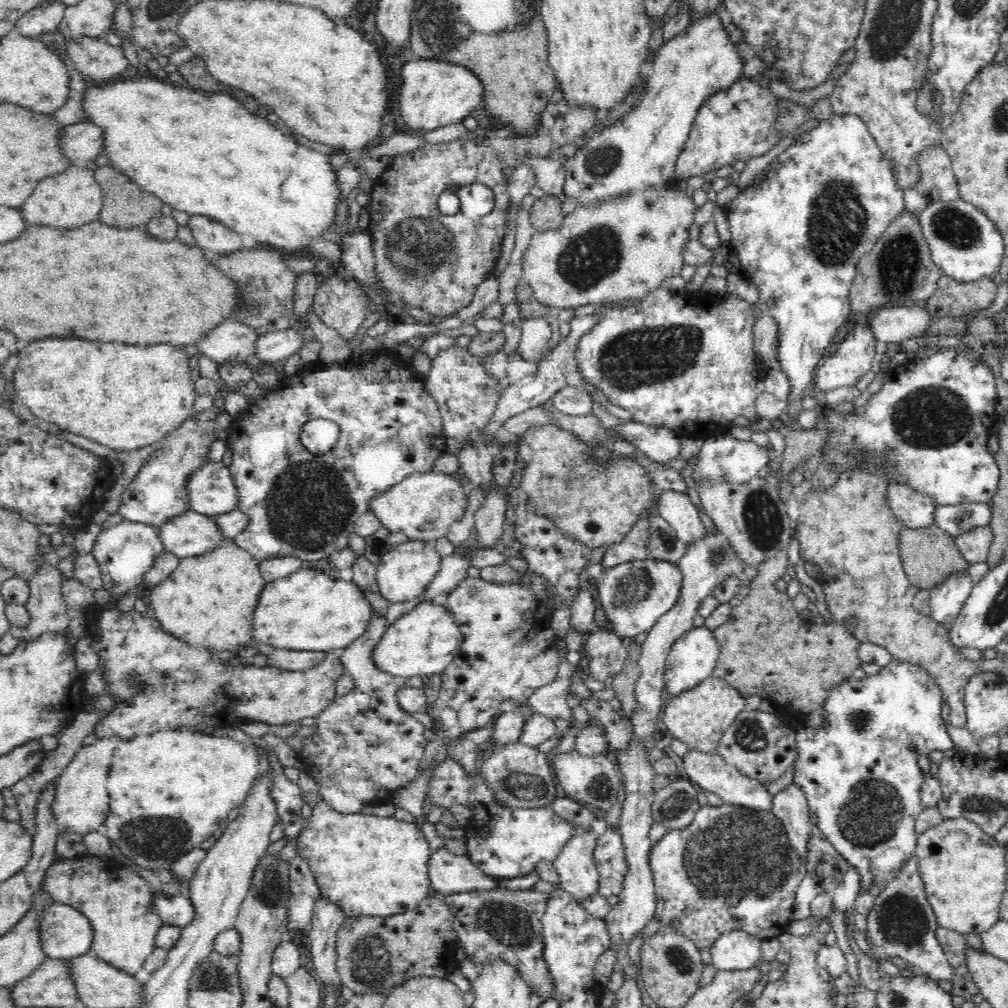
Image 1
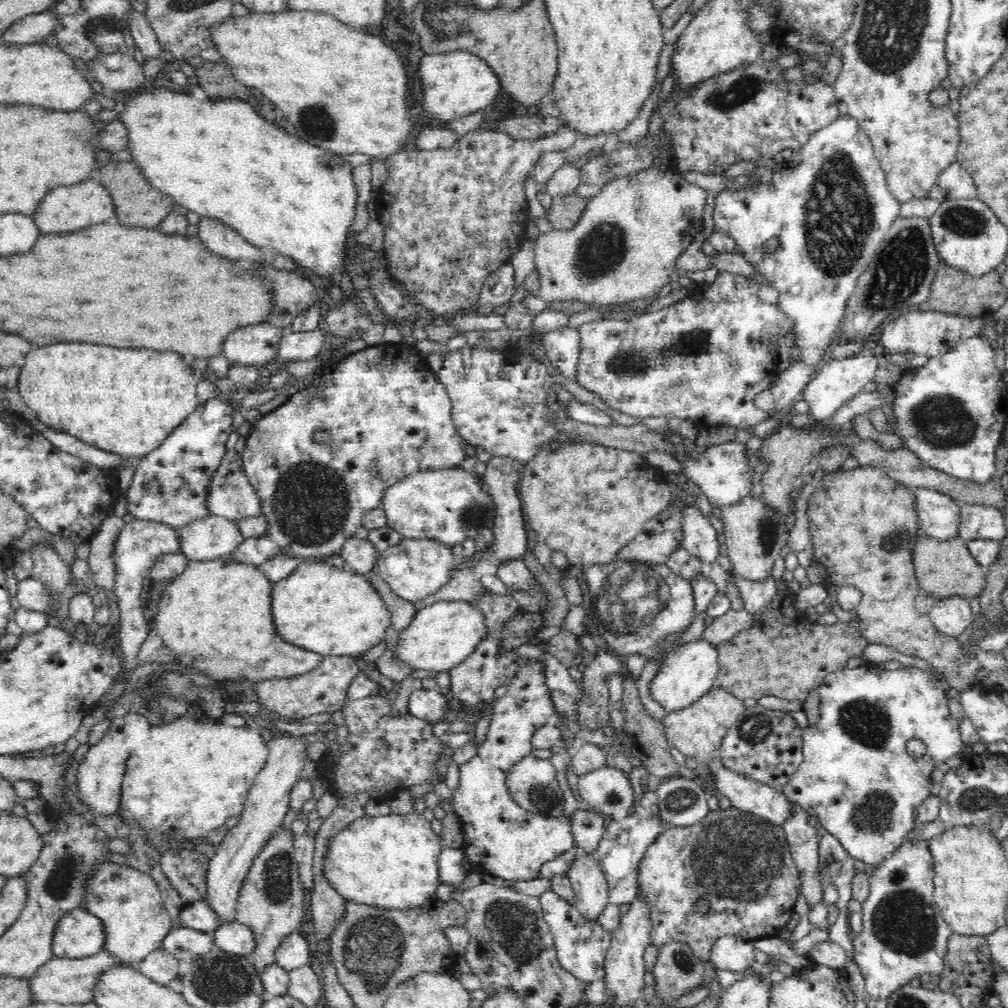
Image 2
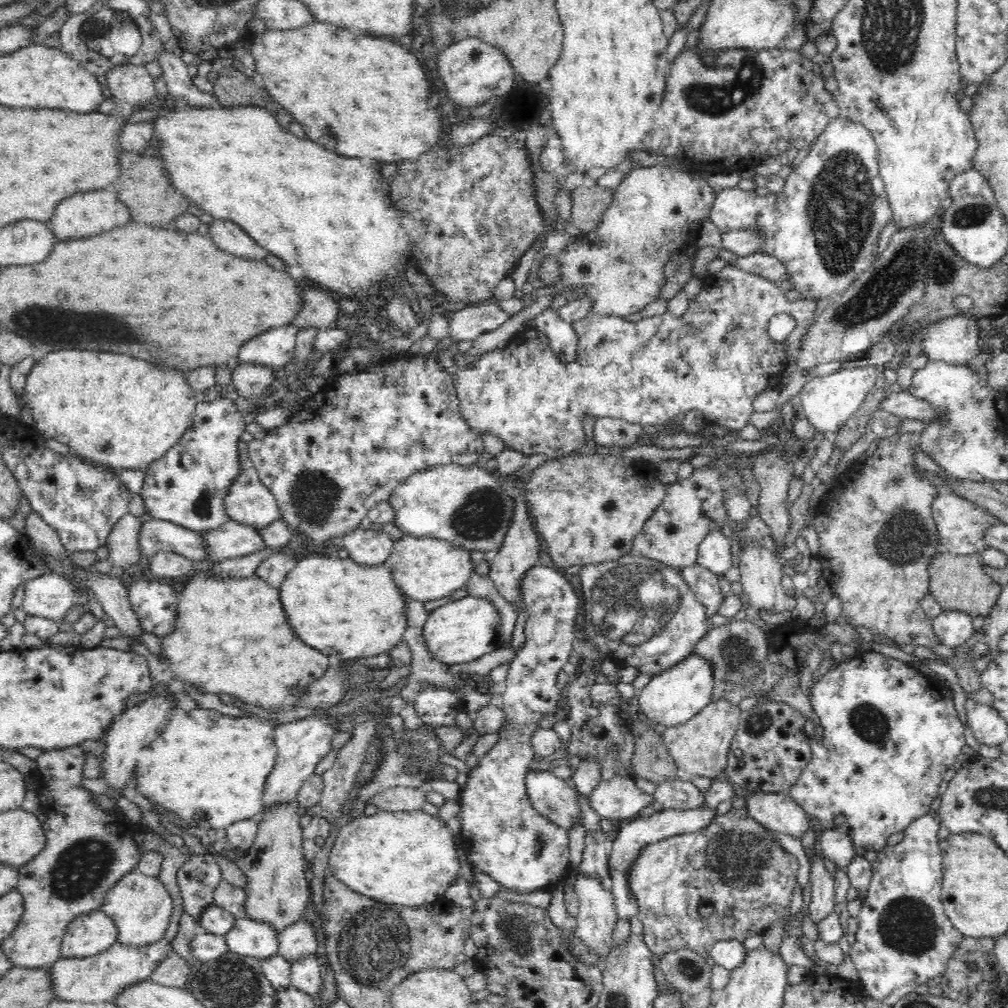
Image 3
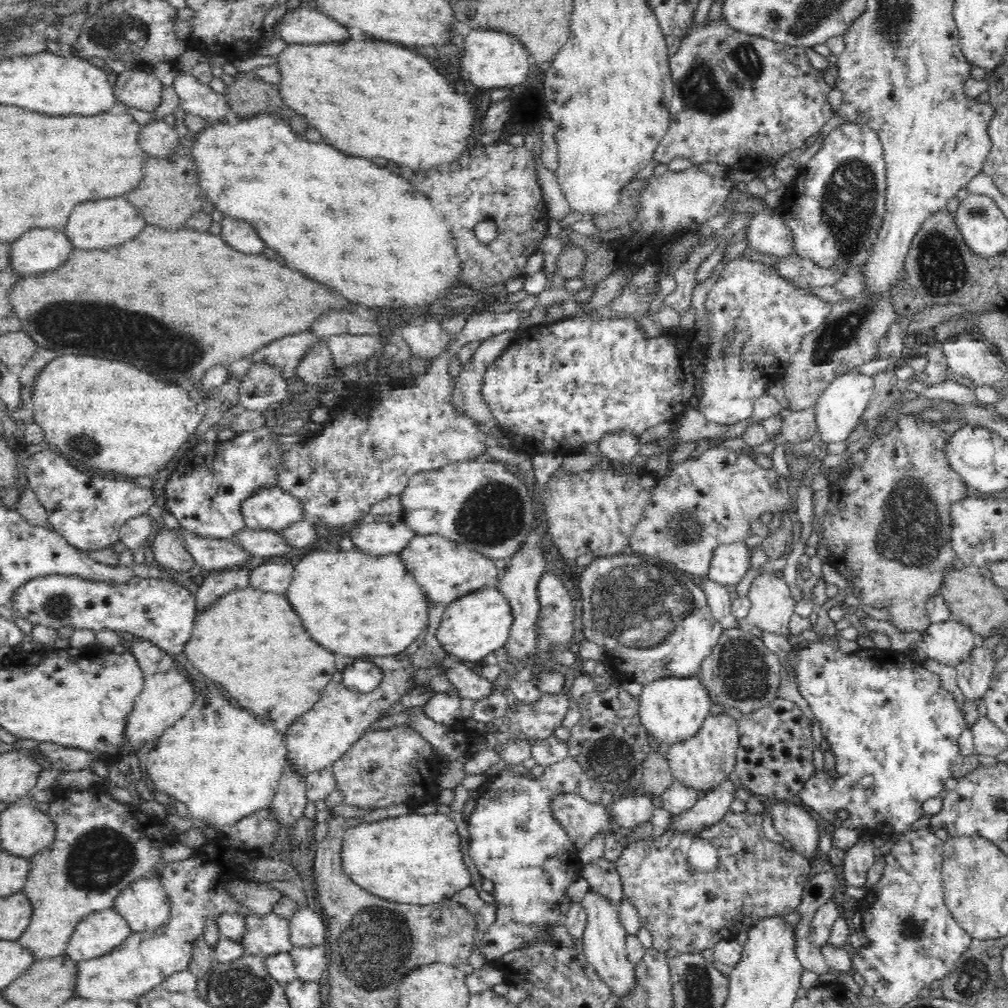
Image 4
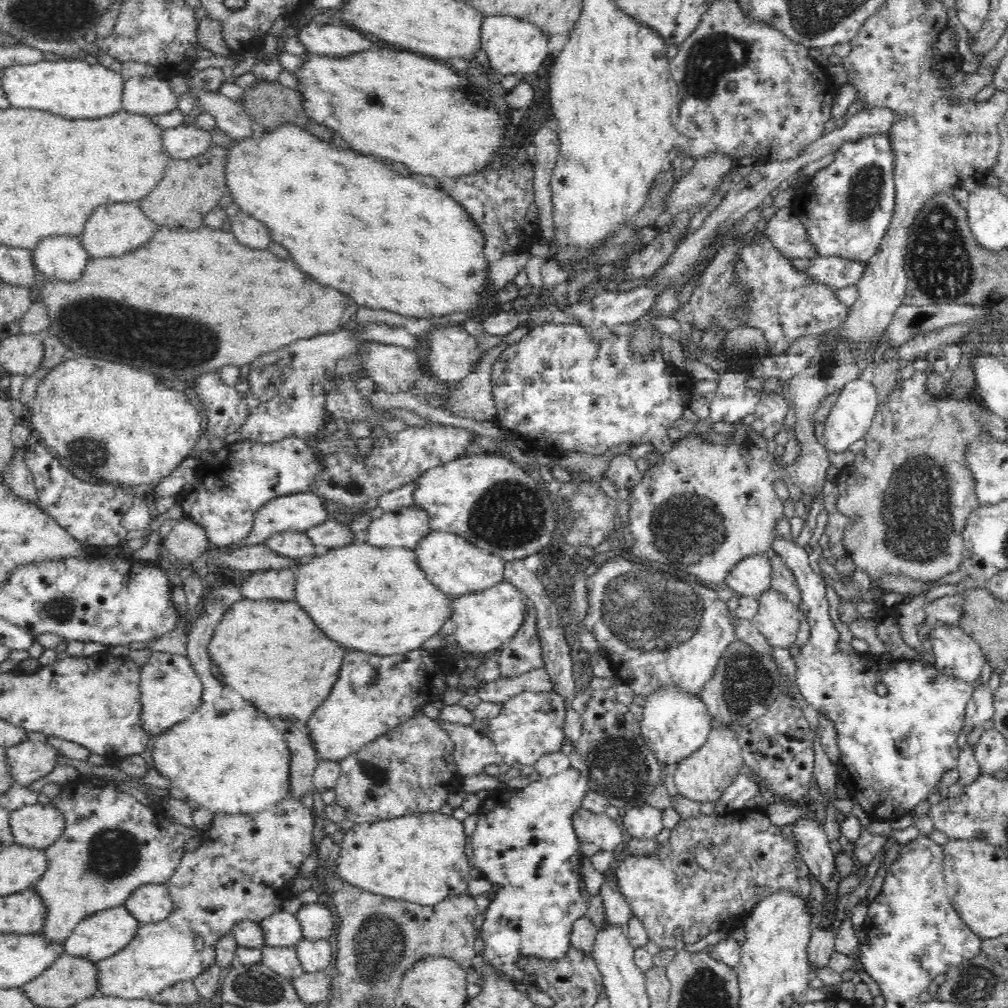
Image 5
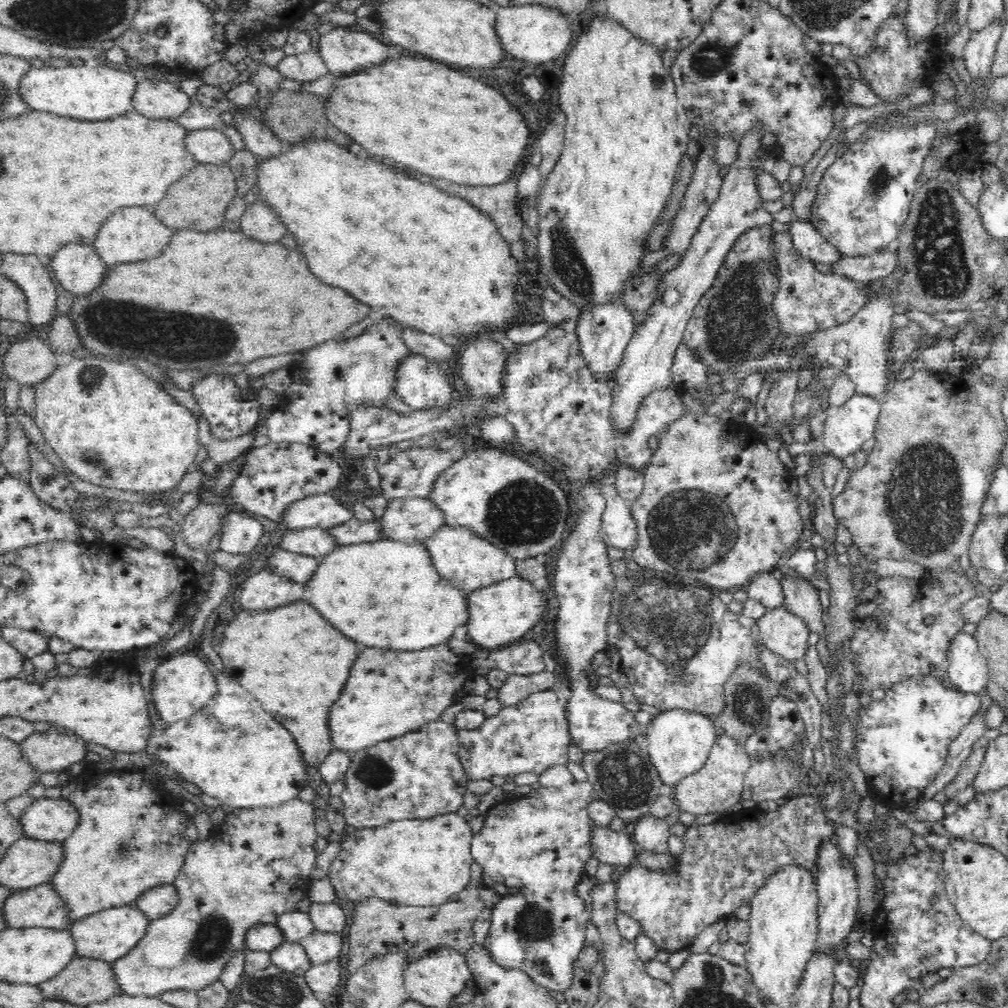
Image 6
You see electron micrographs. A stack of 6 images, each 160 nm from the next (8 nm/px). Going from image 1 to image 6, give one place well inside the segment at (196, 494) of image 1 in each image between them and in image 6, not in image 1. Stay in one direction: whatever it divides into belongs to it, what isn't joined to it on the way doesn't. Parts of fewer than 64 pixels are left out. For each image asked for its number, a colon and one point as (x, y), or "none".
2: (232, 496)
3: (250, 502)
4: (273, 509)
5: (298, 512)
6: (325, 511)

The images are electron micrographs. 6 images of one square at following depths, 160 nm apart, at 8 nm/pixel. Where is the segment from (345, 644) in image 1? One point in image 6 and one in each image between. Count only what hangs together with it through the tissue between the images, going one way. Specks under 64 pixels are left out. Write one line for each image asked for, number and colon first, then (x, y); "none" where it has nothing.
2: (331, 611)
3: (348, 610)
4: (359, 604)
5: (373, 598)
6: (388, 593)

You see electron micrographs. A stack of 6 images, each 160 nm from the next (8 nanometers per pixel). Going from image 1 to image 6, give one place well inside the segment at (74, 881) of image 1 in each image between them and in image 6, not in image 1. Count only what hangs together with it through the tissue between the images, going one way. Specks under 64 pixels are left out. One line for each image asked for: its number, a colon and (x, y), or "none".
2: (128, 901)
3: (140, 905)
4: (145, 904)
5: (152, 902)
6: (157, 902)

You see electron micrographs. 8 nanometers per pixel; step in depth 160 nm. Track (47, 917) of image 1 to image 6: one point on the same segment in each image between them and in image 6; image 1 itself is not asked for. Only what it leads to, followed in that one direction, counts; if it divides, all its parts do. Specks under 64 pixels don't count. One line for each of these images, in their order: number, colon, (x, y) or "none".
2: (79, 934)
3: (90, 934)
4: (98, 933)
5: (101, 935)
6: (106, 935)

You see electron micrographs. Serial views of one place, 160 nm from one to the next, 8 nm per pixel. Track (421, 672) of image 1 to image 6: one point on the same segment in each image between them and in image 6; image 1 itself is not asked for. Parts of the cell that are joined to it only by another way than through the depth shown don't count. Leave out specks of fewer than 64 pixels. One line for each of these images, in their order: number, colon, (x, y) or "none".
2: (442, 636)
3: (461, 631)
4: (477, 624)
5: (486, 620)
6: (504, 612)

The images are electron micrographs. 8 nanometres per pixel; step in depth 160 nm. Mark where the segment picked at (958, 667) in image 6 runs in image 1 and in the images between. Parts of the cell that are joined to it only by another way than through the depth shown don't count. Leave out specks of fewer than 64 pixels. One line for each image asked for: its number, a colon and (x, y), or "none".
1: (947, 601)
2: (951, 617)
3: (953, 630)
4: (951, 643)
5: (957, 655)

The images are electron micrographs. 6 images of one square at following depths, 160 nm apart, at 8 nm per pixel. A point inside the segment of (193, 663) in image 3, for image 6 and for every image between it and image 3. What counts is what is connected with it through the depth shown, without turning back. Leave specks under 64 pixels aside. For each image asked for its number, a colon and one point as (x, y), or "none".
4: (254, 643)
5: (272, 652)
6: (295, 660)

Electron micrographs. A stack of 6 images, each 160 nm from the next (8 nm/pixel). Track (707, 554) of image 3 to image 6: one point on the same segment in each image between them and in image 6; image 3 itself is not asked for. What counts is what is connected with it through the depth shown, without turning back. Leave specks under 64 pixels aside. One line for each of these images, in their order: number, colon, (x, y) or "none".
4: (732, 562)
5: (752, 578)
6: (766, 588)

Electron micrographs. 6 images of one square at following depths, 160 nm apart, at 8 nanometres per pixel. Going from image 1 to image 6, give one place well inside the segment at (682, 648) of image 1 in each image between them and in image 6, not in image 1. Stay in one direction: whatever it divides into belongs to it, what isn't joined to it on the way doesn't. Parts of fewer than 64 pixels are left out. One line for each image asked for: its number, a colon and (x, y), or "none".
2: (683, 678)
3: (672, 698)
4: (673, 710)
5: (674, 725)
6: (679, 743)

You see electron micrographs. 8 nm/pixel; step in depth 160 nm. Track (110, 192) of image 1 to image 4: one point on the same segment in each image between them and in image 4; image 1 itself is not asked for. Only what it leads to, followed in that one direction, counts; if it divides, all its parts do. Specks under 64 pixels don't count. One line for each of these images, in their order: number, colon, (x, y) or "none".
2: (138, 202)
3: (145, 186)
4: (171, 192)

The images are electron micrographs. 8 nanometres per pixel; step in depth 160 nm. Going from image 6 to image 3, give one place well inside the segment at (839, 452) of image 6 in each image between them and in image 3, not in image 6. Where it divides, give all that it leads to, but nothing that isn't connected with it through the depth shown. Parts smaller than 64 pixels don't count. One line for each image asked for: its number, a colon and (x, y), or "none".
3: (828, 401)
4: (839, 410)
5: (848, 422)

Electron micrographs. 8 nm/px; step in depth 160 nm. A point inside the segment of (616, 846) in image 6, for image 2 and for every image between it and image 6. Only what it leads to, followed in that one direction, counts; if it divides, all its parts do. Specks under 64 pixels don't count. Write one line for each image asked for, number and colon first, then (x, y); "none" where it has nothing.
2: (533, 783)
3: (555, 799)
4: (583, 821)
5: (598, 833)

